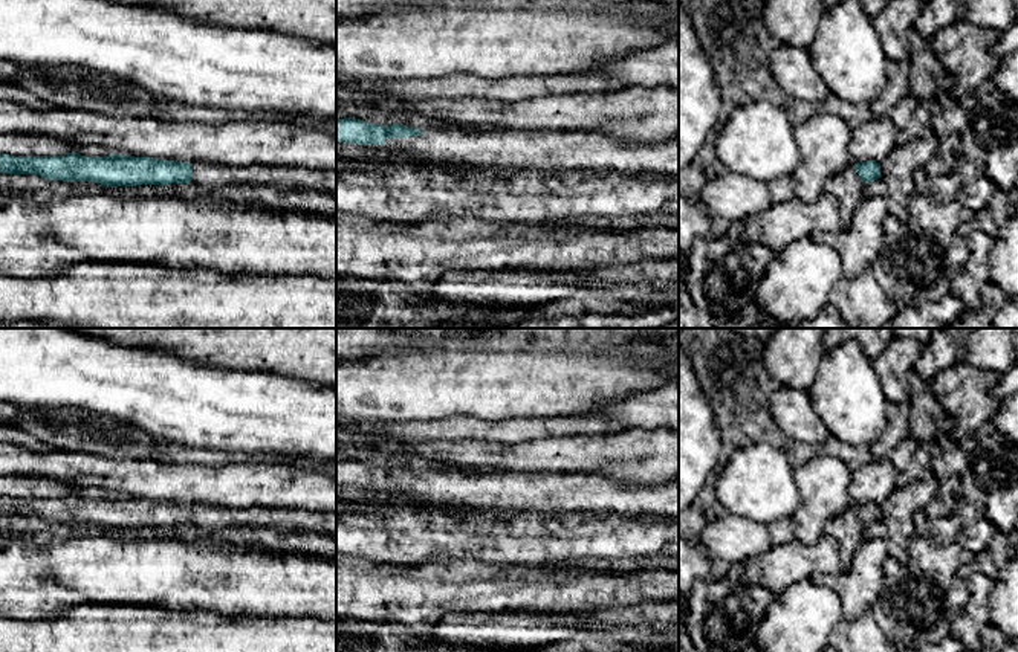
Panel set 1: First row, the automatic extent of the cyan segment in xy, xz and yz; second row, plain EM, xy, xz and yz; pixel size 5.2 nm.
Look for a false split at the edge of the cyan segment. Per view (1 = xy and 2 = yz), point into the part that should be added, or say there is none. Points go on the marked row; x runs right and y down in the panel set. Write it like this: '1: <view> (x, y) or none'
1: none
2: none

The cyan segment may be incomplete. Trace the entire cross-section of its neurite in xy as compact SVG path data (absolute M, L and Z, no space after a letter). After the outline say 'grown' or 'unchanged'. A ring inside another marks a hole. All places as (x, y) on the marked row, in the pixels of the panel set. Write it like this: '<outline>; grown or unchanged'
M75 151L64 156L11 156L0 153L0 173L37 174L63 182L95 182L104 186L164 186L190 183L193 180L193 163L124 154L86 157Z; unchanged

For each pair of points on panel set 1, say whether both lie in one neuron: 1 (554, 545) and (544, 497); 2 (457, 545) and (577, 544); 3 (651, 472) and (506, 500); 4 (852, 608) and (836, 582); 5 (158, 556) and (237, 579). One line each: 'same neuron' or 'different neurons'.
1: different neurons
2: same neuron
3: different neurons
4: same neuron
5: same neuron

